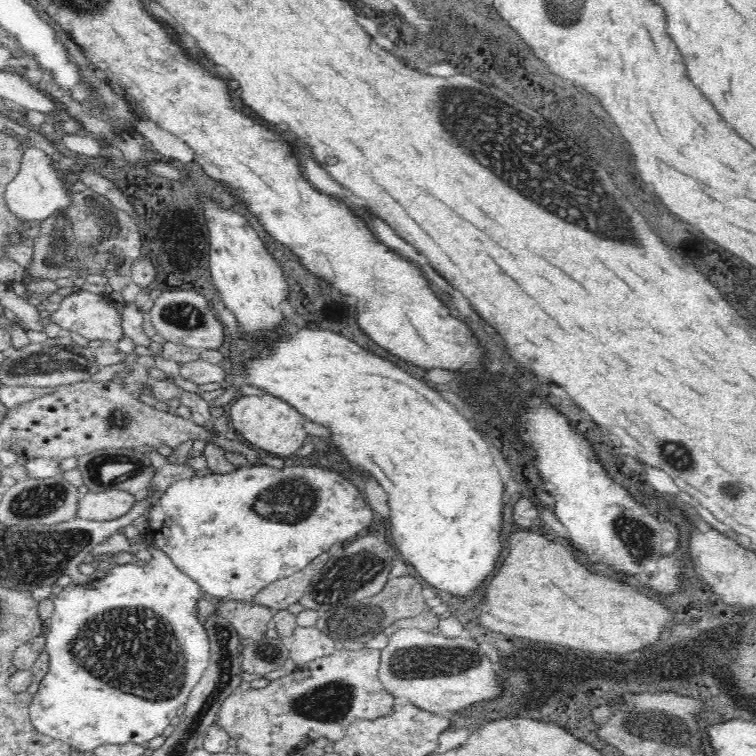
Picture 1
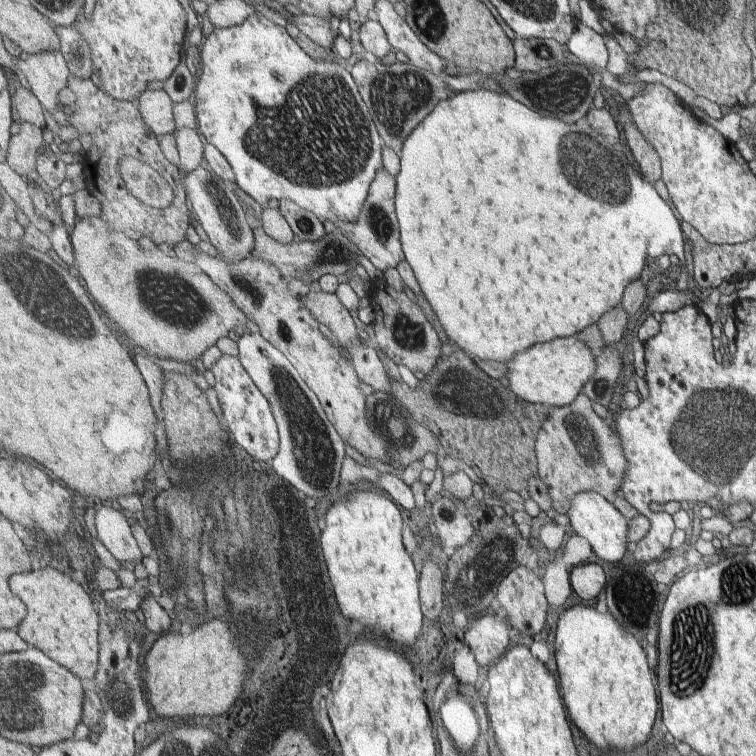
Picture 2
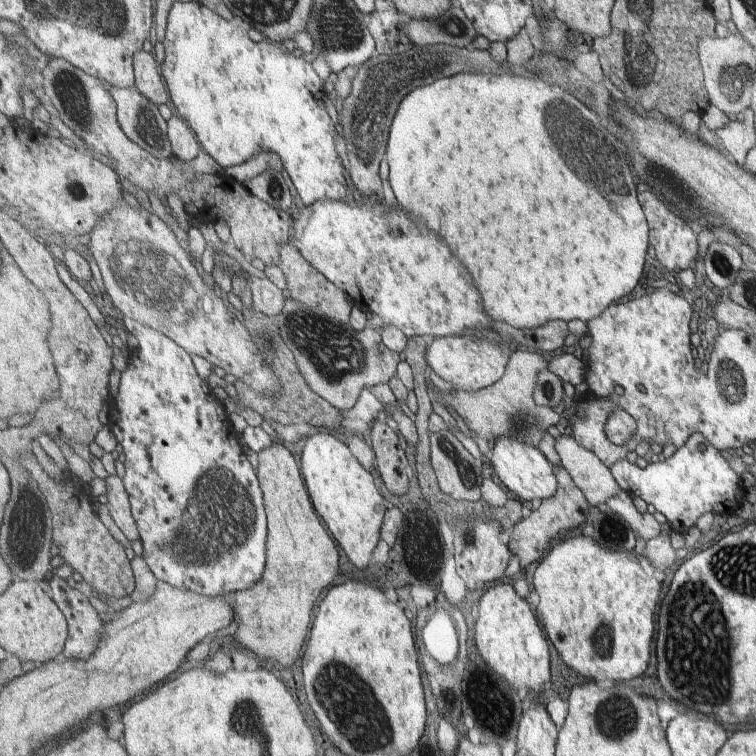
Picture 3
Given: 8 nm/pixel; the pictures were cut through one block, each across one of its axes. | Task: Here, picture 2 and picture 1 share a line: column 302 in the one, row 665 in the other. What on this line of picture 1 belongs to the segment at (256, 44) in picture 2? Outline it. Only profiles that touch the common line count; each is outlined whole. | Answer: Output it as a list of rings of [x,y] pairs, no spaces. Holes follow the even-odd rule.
[[[148,547],[152,559],[148,563],[139,563],[136,560],[126,564],[116,564],[106,570],[102,578],[91,578],[86,584],[70,583],[60,590],[54,598],[54,612],[44,625],[43,634],[46,637],[44,650],[48,655],[48,669],[40,679],[39,688],[32,698],[29,707],[29,720],[31,725],[40,733],[51,739],[56,739],[62,744],[74,746],[80,751],[93,751],[97,746],[108,743],[133,742],[146,747],[153,738],[161,736],[164,728],[170,725],[172,718],[176,716],[178,708],[187,701],[190,689],[199,681],[202,671],[208,666],[209,640],[202,623],[198,618],[198,603],[203,598],[209,598],[202,588],[198,586],[186,573],[180,571],[172,562],[172,559],[162,550]]]

